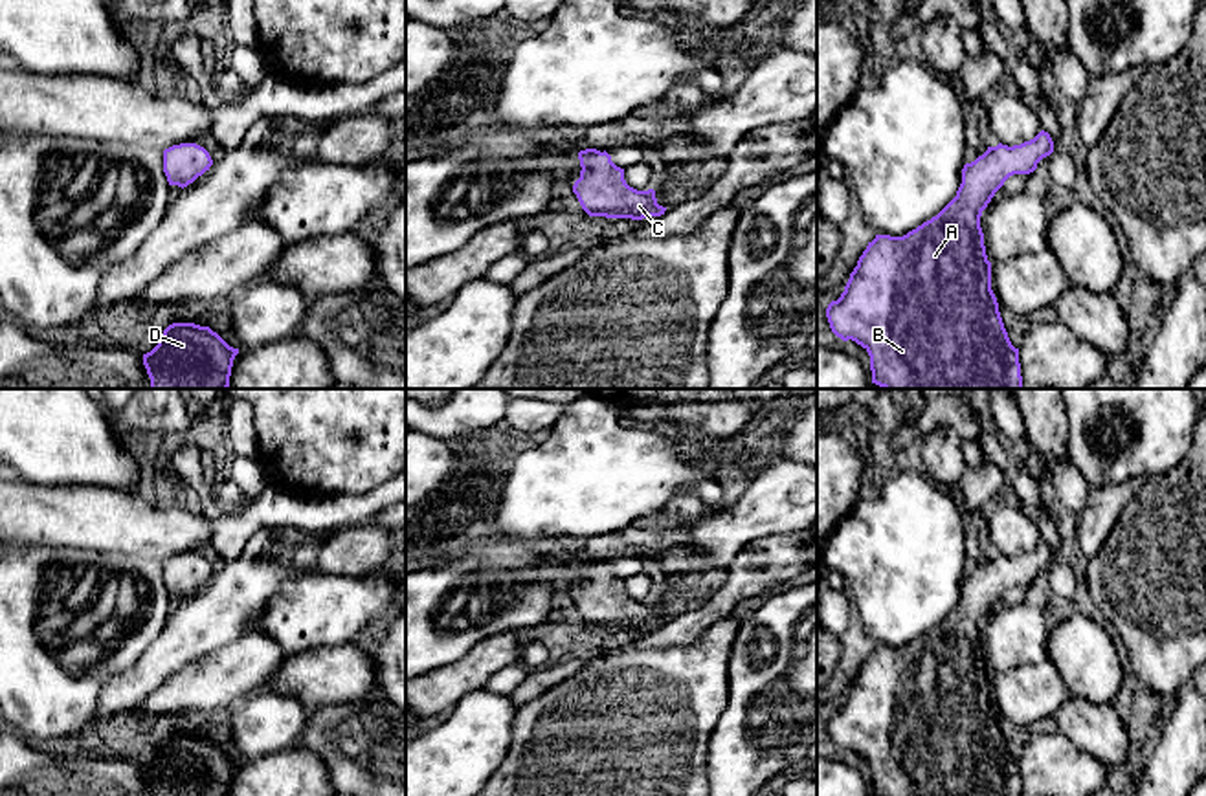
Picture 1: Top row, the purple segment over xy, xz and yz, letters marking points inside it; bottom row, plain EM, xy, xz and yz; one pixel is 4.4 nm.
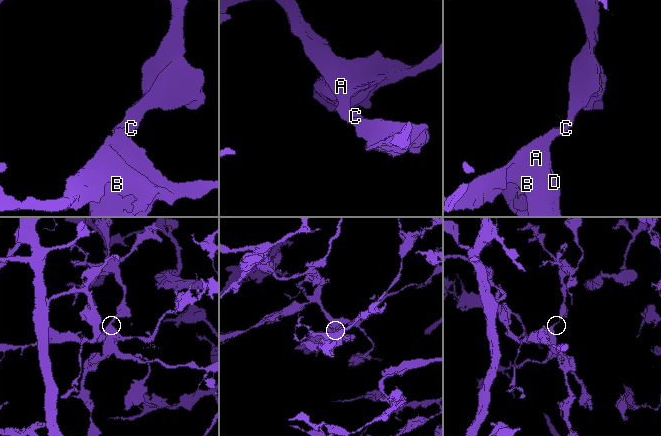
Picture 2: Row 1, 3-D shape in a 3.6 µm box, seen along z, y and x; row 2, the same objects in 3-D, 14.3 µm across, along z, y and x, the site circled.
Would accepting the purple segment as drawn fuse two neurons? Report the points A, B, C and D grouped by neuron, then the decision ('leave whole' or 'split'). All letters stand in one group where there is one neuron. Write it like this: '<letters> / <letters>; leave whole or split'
A B C D; leave whole

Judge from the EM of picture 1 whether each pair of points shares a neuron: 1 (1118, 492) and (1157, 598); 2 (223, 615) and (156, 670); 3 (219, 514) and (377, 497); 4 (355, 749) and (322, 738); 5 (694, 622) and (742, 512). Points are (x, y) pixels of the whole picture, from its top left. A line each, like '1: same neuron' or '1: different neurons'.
1: different neurons
2: same neuron
3: same neuron
4: same neuron
5: different neurons

